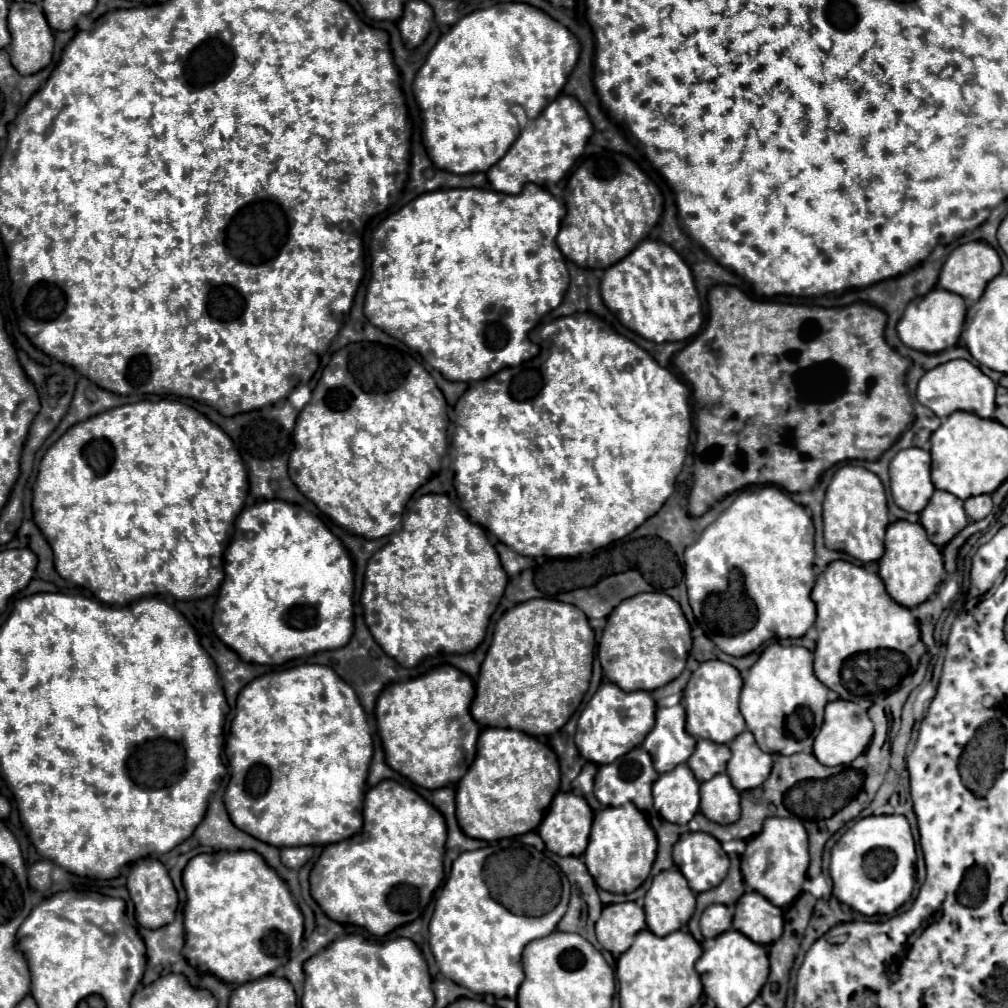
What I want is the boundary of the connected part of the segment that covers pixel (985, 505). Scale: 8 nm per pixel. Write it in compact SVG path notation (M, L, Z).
M982 494L982 496L974 496L974 498L968 498L964 502L964 510L968 514L968 518L974 522L974 520L982 520L990 514L992 510L992 498L988 494Z

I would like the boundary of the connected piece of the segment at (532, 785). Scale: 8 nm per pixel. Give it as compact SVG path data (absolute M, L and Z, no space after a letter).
M484 728L476 760L458 782L458 826L466 836L488 842L532 832L540 826L558 786L560 766L552 748L518 730Z

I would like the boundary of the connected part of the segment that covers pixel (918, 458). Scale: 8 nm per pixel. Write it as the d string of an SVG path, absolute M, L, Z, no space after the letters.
M922 448L900 450L890 462L890 490L902 510L922 512L936 490L930 480L930 452Z

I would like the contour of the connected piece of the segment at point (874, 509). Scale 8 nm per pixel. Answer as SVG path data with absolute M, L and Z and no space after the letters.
M842 466L834 474L824 498L824 542L830 550L846 552L860 562L880 560L888 526L886 494L880 478L862 466Z

